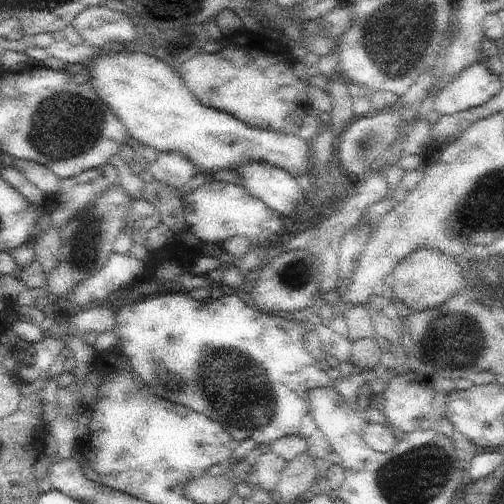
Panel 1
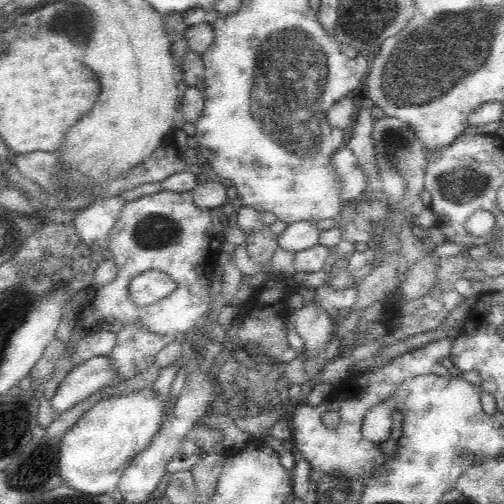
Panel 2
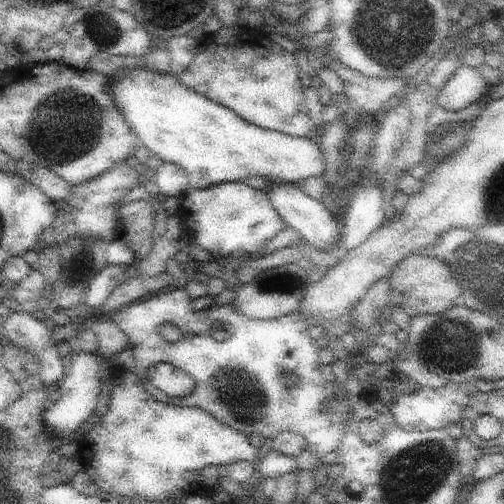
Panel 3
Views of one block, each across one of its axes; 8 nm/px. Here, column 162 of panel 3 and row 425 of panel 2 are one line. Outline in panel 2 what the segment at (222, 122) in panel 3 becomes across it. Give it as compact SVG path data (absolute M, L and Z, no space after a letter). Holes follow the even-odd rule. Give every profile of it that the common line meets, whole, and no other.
M130 392L98 400L60 440L58 472L66 486L86 494L114 494L130 462L144 452L154 436L160 432L166 402L160 396L144 392Z

